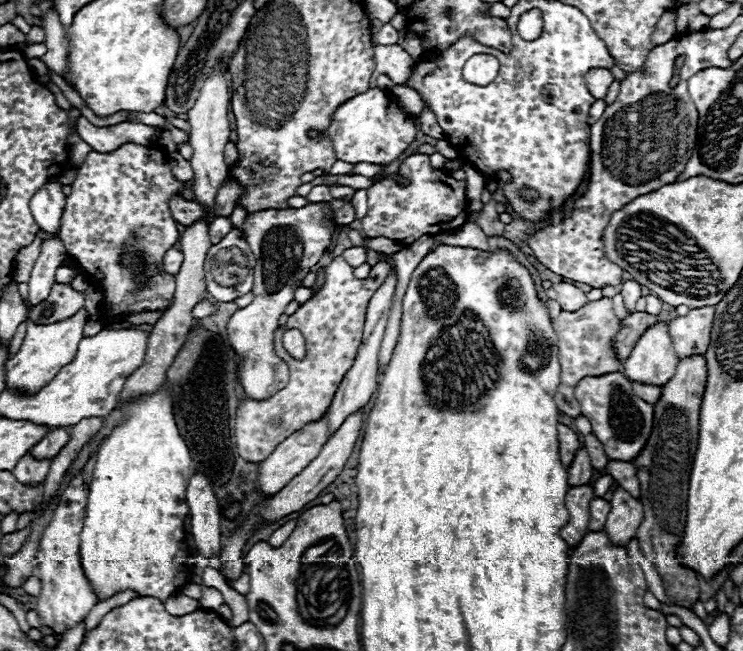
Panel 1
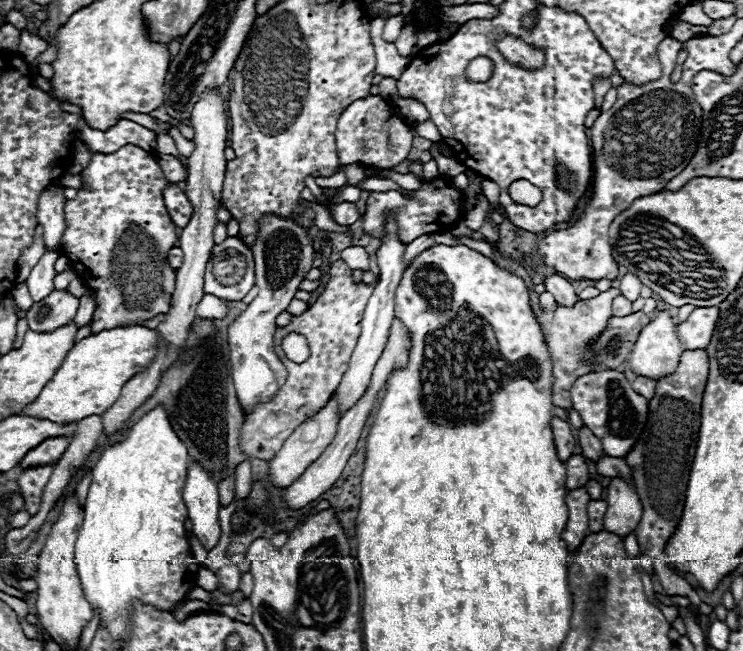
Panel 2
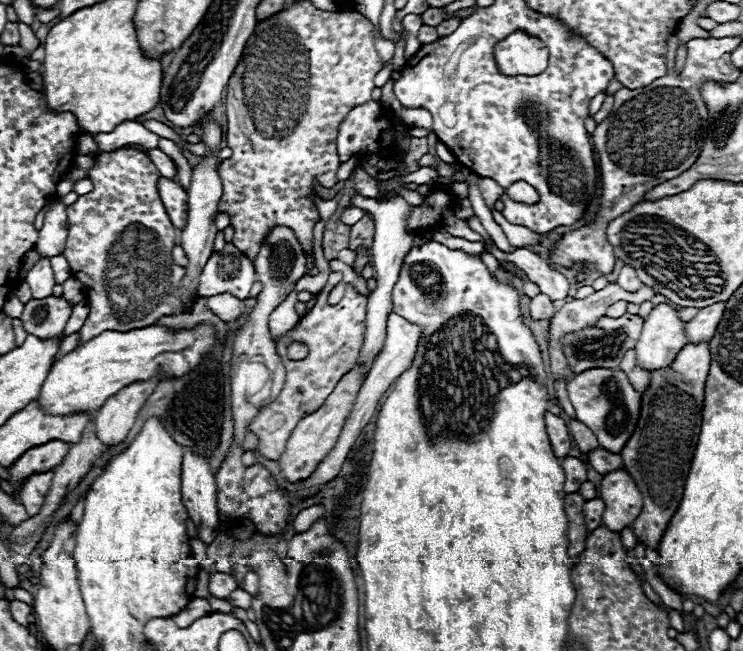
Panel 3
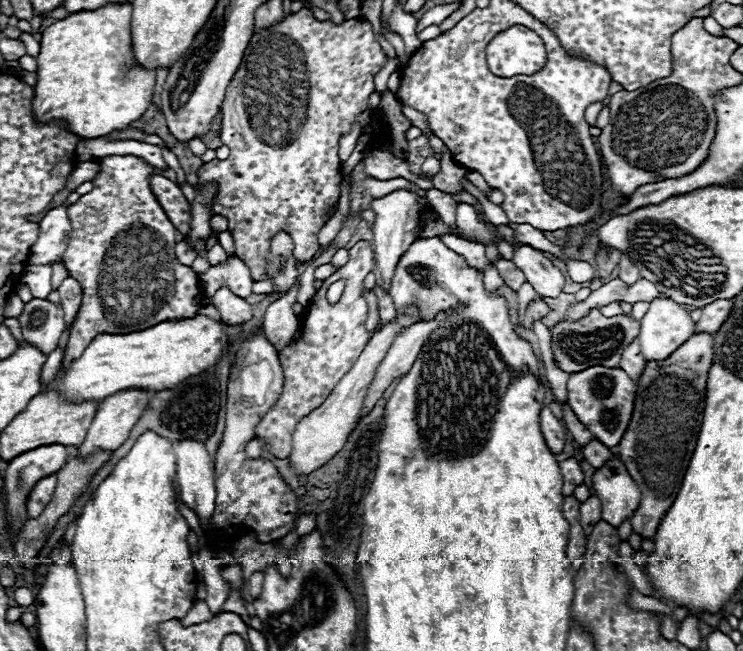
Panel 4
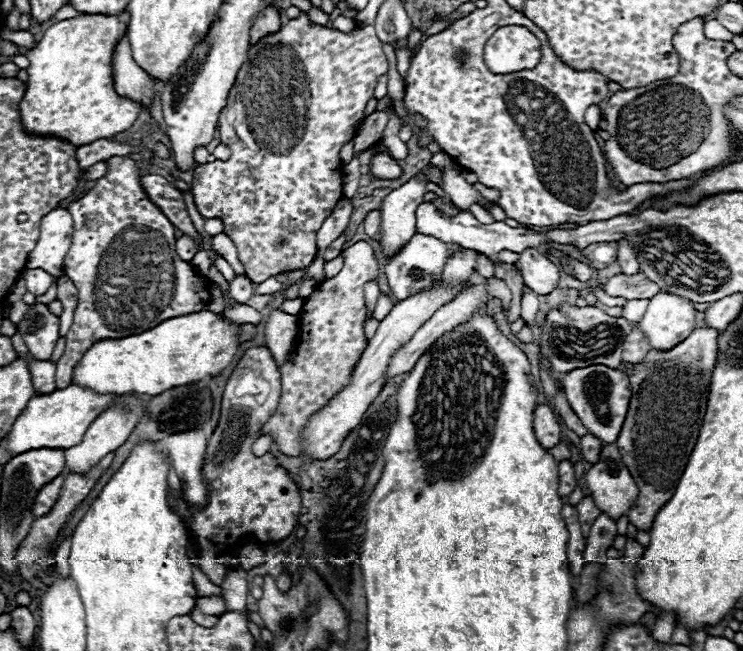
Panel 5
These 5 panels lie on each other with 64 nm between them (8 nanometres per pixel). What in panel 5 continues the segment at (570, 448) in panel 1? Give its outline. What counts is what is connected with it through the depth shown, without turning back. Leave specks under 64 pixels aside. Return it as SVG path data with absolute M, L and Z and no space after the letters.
M538 404L534 408L534 434L536 434L536 440L544 448L558 446L558 442L560 442L558 420L556 420L552 408L546 404Z

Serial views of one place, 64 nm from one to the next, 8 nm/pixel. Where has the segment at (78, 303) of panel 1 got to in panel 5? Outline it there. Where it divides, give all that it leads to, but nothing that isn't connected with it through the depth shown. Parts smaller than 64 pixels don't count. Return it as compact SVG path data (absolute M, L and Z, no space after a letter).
M32 306L20 322L20 334L28 352L36 360L50 360L54 344L58 340L60 318L50 314L48 306Z

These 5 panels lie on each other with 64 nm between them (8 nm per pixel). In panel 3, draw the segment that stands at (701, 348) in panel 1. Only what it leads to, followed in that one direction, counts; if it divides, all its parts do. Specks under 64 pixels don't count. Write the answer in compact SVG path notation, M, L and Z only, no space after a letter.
M716 302L706 308L700 308L698 316L692 318L686 324L686 334L688 342L700 342L700 340L710 340L724 316L724 304L726 302Z

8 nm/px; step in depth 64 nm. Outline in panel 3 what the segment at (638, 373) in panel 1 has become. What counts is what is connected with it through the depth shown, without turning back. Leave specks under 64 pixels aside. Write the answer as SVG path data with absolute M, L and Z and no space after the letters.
M662 302L644 318L644 328L636 342L638 364L646 370L666 368L686 342L686 322L680 320L672 304Z

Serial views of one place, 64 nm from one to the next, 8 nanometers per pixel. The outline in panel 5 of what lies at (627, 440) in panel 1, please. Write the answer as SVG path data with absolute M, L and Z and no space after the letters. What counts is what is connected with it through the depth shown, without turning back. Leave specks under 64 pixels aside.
M594 364L592 368L576 368L572 372L564 372L560 378L568 404L580 418L580 422L586 426L586 430L606 444L616 442L632 396L626 374L616 368L600 368L600 364Z

